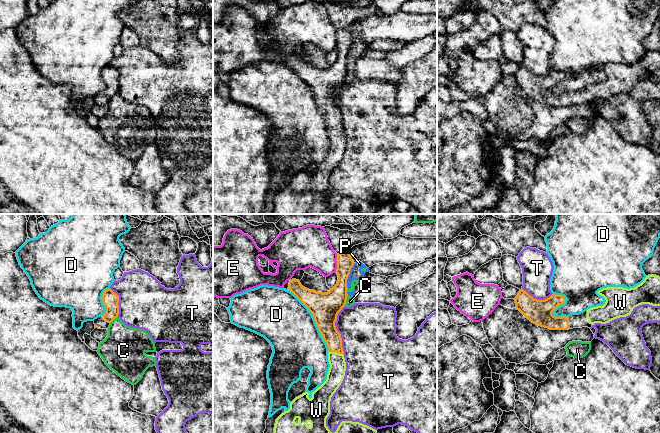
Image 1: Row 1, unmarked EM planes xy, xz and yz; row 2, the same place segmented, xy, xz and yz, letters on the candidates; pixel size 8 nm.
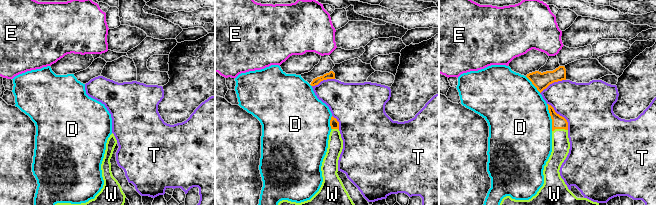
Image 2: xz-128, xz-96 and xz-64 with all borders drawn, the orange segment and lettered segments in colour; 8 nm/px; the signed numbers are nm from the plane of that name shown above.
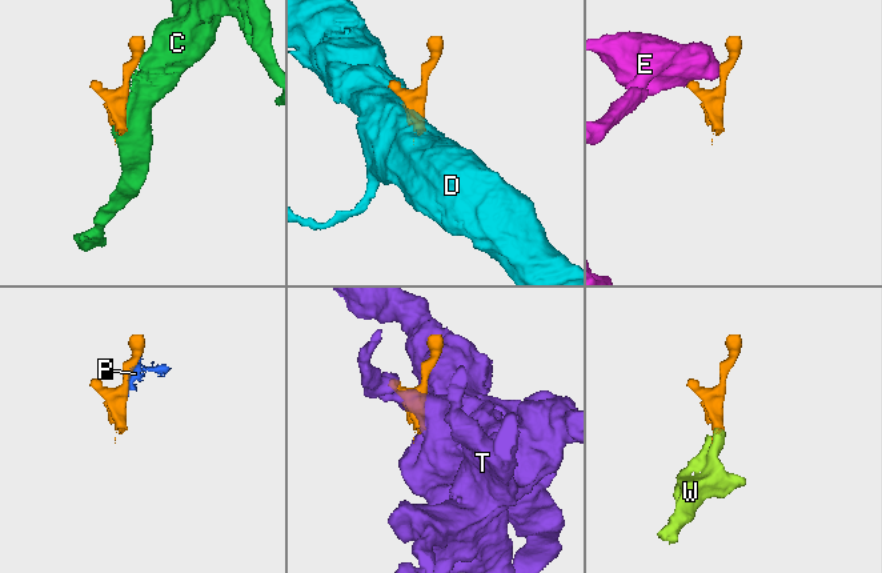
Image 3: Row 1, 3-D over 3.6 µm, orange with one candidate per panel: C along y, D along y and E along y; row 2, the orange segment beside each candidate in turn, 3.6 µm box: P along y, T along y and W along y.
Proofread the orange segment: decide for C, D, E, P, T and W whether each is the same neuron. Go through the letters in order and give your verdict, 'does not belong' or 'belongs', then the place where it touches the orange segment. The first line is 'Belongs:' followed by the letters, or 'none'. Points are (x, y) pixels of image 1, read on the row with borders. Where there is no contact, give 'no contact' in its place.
Belongs: W
C: does not belong; contact xz (346, 299)
D: does not belong; contact xz (315, 321)
E: does not belong; contact xz (337, 263)
P: does not belong; contact xz (348, 275)
T: does not belong; contact xz (336, 330)
W: belongs; contact xz (336, 352)

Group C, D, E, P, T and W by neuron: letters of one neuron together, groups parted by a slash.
C P / D / E / T / W

